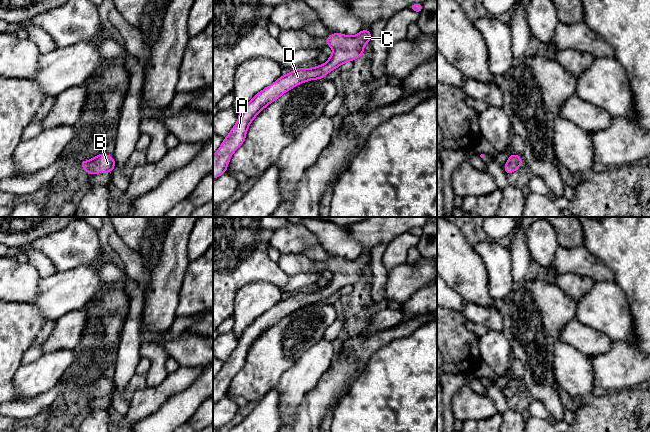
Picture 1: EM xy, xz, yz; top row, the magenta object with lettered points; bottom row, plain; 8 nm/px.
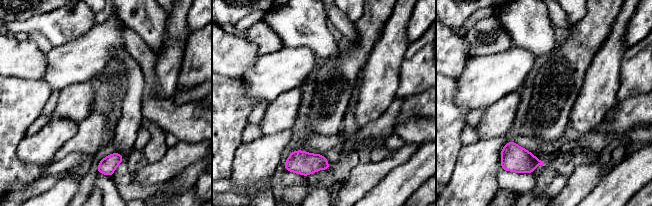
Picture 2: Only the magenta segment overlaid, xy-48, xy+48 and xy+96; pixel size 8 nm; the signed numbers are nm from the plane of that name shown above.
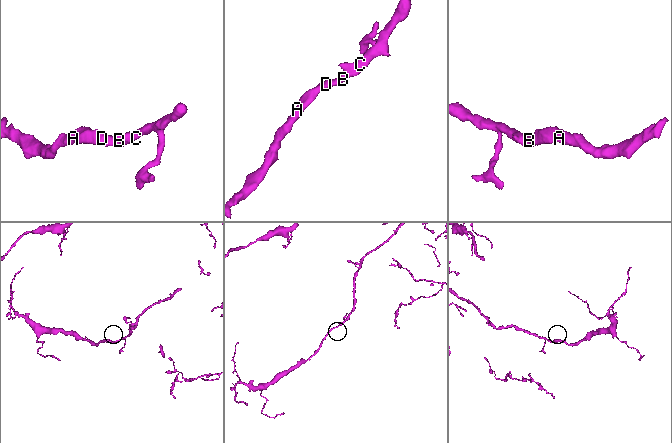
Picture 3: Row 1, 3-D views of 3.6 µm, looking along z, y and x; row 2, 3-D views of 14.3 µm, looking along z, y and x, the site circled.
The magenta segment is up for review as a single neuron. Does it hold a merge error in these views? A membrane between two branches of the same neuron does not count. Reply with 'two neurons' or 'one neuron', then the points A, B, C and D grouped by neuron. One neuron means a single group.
one neuron; groups A B C D

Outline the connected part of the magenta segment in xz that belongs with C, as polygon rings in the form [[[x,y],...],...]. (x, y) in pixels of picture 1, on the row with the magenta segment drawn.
[[[361,30],[355,36],[333,33],[325,38],[327,45],[333,49],[333,53],[326,63],[314,68],[295,68],[257,93],[238,114],[237,123],[213,155],[213,179],[227,171],[232,154],[245,141],[250,123],[267,105],[295,86],[309,80],[322,79],[340,65],[363,56],[363,47],[366,43],[370,43],[370,39],[371,30]]]

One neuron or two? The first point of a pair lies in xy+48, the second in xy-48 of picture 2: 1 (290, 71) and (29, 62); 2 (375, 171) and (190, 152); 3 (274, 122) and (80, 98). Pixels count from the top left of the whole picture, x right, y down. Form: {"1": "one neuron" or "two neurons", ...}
{"1": "two neurons", "2": "one neuron", "3": "one neuron"}

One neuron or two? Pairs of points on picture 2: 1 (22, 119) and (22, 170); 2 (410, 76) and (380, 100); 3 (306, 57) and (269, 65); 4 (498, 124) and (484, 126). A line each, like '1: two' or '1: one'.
1: one
2: two
3: one
4: one

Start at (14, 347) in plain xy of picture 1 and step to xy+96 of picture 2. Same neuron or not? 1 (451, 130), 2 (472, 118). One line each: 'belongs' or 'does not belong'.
1: belongs
2: does not belong

